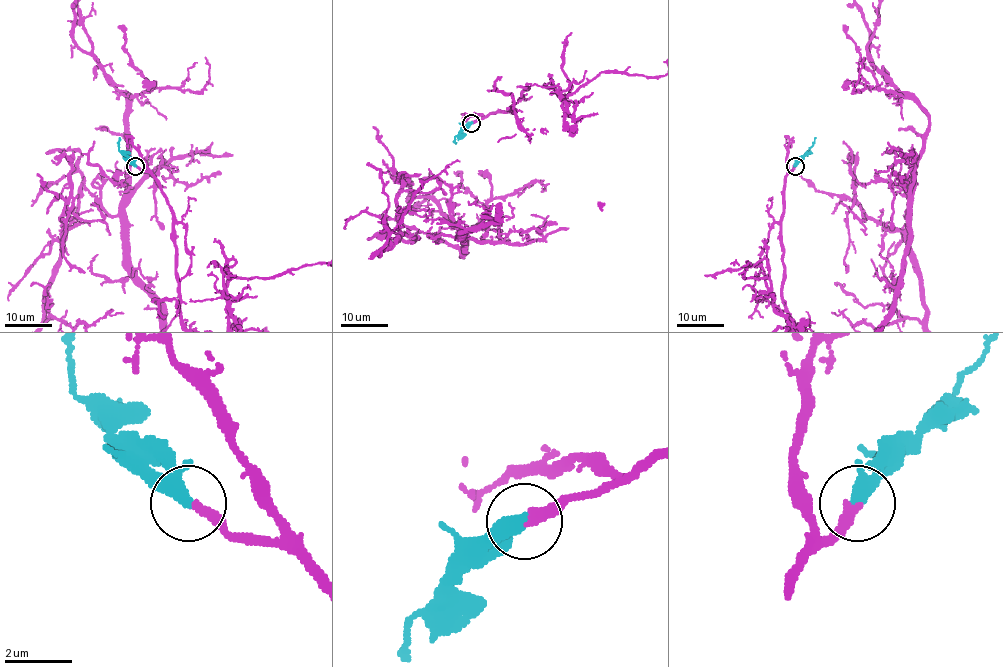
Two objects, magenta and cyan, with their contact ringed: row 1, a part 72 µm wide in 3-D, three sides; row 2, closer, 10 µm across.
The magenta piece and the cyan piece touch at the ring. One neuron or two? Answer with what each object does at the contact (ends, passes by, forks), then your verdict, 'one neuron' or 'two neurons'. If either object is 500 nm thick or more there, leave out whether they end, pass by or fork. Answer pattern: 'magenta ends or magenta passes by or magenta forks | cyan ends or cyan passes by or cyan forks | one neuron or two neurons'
magenta ends | cyan passes by | one neuron

